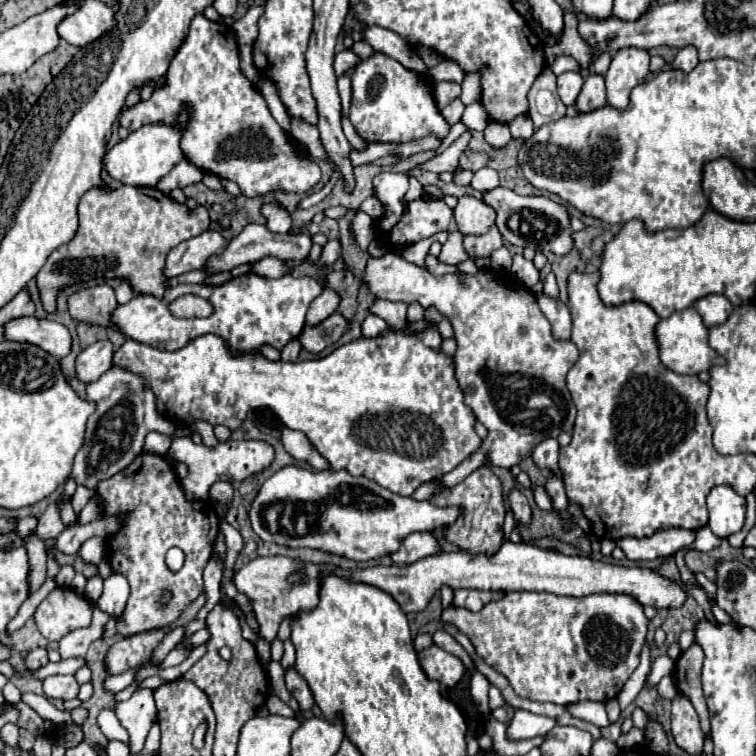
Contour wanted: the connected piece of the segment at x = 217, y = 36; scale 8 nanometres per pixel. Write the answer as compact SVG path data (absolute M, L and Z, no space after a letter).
M197 14L191 20L187 38L179 46L179 50L171 56L165 84L157 86L149 100L139 100L135 106L123 108L119 116L119 126L133 132L149 122L171 124L183 102L189 102L193 110L199 112L199 128L187 128L181 138L181 148L185 158L205 172L213 172L217 176L233 180L241 188L243 196L253 198L269 190L287 190L287 192L303 194L303 192L309 192L321 180L321 172L317 170L317 164L309 158L297 158L297 150L293 142L287 138L287 134L279 128L279 124L271 116L263 96L255 92L251 82L241 74L239 48L237 48L233 30L227 28L225 24L207 20L203 14Z

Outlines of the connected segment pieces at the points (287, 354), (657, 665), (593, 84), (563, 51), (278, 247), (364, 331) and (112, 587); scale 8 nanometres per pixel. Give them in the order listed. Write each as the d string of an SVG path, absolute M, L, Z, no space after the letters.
M293 338L291 342L285 344L285 348L281 350L281 360L287 360L287 362L295 362L297 356L301 352L301 342L297 338Z
M667 655L656 658L651 665L650 673L646 680L647 686L657 685L661 678L673 673L674 669L675 662Z
M589 74L585 78L585 84L577 98L577 110L579 112L591 112L607 104L605 94L605 78L601 74Z
M565 10L565 30L563 30L563 38L559 44L545 44L543 54L545 54L545 62L553 64L553 60L557 56L573 56L583 68L587 68L593 58L591 58L591 50L589 46L581 40L579 32L577 32L577 16L571 10Z
M247 224L241 230L241 234L231 238L227 250L221 256L213 256L205 264L205 268L209 272L225 272L225 270L231 270L233 266L239 266L239 264L255 264L257 260L261 260L265 256L277 256L281 260L305 260L309 250L311 250L311 238L307 234L303 234L303 232L299 232L299 234L295 234L295 232L273 234L261 224Z
M369 314L361 324L361 336L363 338L375 338L383 330L387 330L387 322L379 316L373 316L373 314Z
M111 574L109 578L103 580L103 594L95 602L101 612L111 616L109 624L105 624L103 638L115 636L115 618L123 612L123 608L127 604L127 598L129 598L129 582L127 582L125 576Z

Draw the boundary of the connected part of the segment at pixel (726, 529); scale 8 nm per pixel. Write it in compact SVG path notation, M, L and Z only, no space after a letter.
M715 486L707 496L709 522L707 526L715 536L727 538L745 524L745 498L729 486Z

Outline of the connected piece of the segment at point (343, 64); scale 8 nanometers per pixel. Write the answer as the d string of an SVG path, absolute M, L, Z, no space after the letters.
M343 50L343 52L339 52L339 54L335 56L335 62L333 62L333 66L335 66L335 74L337 74L337 76L343 76L343 74L349 72L353 66L357 66L357 62L359 62L359 58L357 58L351 50Z

